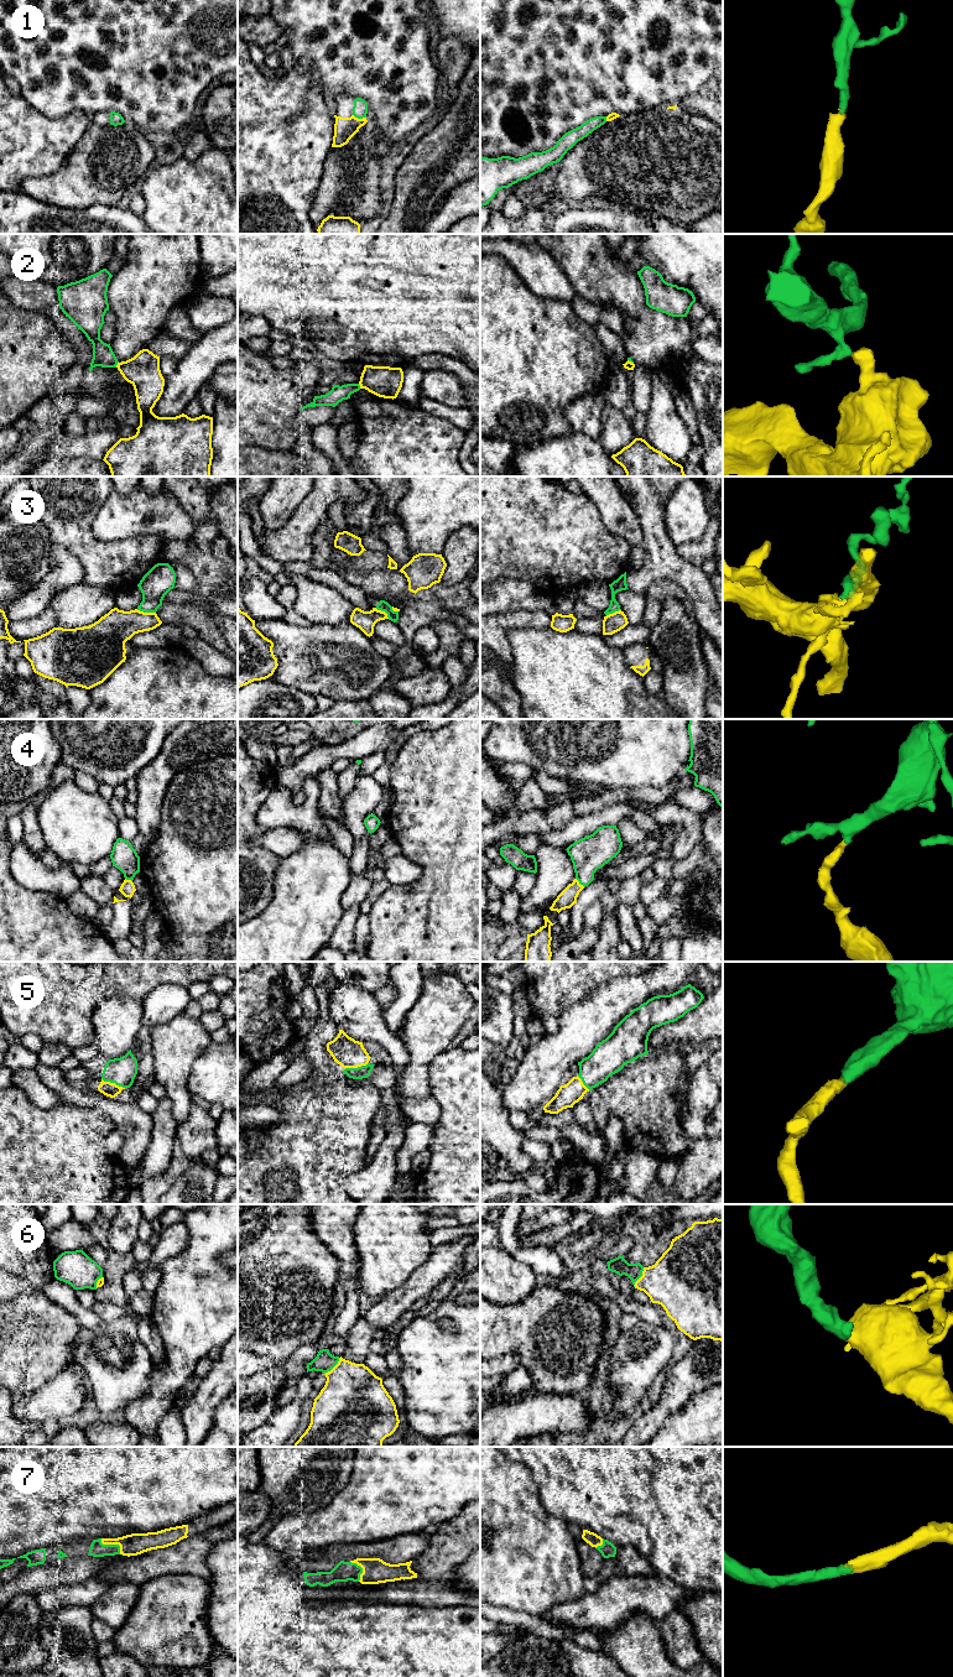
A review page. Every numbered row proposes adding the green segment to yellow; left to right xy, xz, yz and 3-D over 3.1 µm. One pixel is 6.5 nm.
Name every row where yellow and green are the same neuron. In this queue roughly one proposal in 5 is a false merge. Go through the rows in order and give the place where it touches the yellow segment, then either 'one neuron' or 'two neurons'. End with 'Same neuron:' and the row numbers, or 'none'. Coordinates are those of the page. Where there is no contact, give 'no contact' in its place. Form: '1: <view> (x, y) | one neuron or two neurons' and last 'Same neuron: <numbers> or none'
1: xz (359, 119) | one neuron
2: xy (118, 364) | two neurons
3: xy (146, 613) | two neurons
4: yz (578, 883) | one neuron
5: xz (355, 1067) | one neuron
6: xz (334, 1366) | one neuron
7: xy (113, 1543) | one neuron
Same neuron: 1, 4, 5, 6, 7

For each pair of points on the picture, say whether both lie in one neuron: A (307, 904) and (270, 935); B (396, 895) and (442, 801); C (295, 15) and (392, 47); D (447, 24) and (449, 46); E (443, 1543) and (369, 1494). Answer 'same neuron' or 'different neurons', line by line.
A: same neuron
B: same neuron
C: same neuron
D: different neurons
E: different neurons

